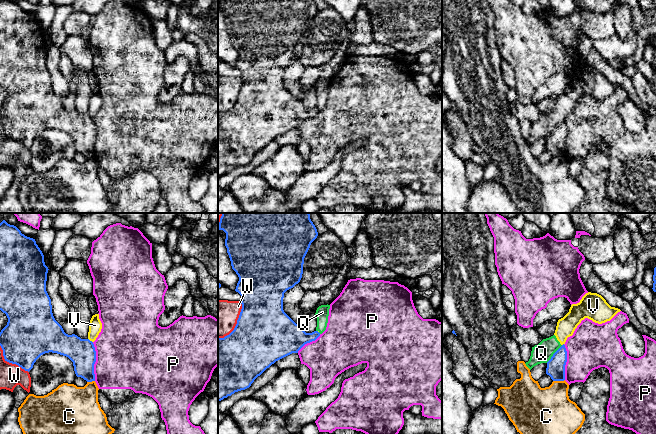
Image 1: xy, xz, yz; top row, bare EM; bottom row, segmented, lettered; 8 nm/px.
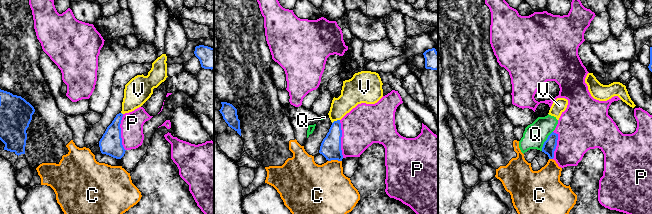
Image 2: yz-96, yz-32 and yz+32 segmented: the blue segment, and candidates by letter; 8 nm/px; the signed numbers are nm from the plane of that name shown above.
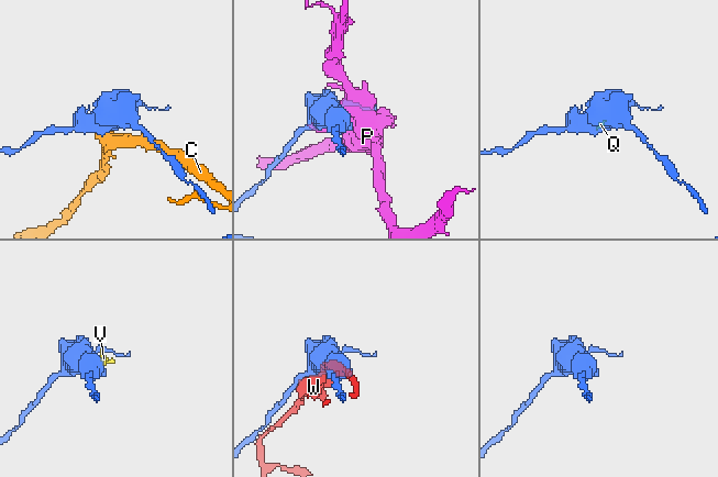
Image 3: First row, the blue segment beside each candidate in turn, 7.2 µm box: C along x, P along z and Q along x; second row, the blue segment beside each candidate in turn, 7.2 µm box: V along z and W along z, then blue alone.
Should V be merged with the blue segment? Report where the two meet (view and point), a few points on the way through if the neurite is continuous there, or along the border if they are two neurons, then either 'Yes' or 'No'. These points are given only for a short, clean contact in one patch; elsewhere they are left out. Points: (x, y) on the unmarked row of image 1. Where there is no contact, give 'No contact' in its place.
Touches blue at xy (89, 116). Boundary: xy (88, 114), (92, 118). No

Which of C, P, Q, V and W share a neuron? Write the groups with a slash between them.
C / P / Q V / W

